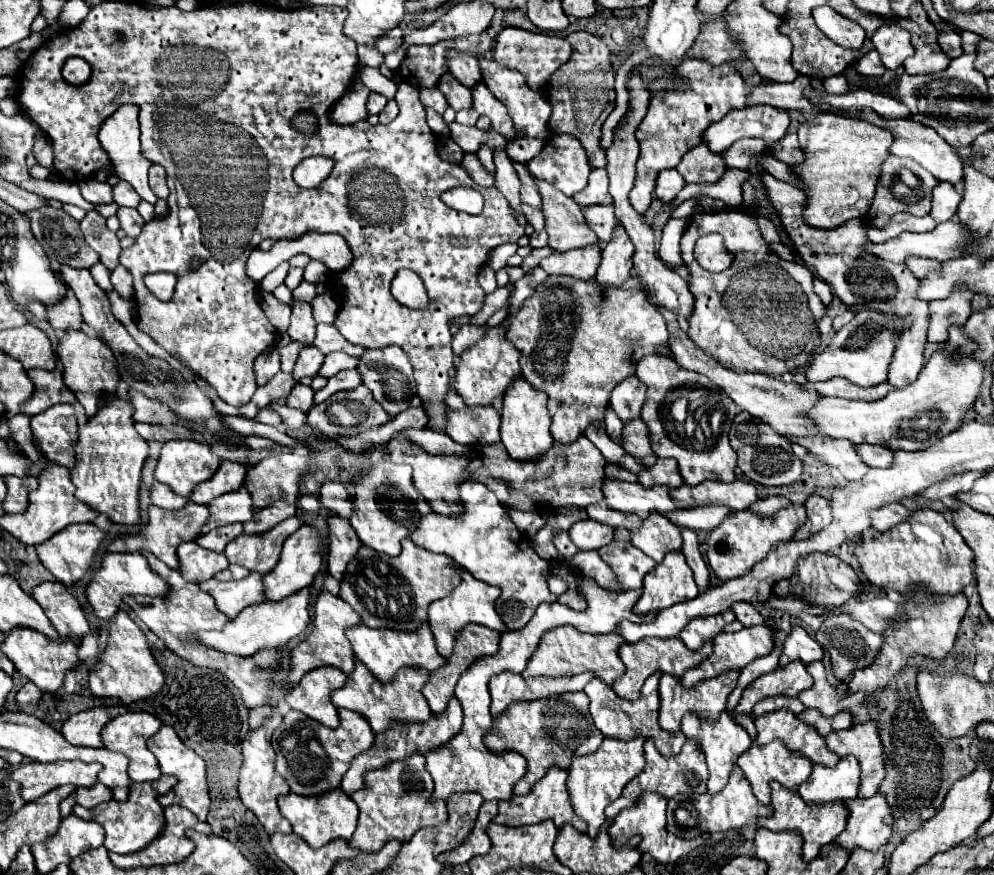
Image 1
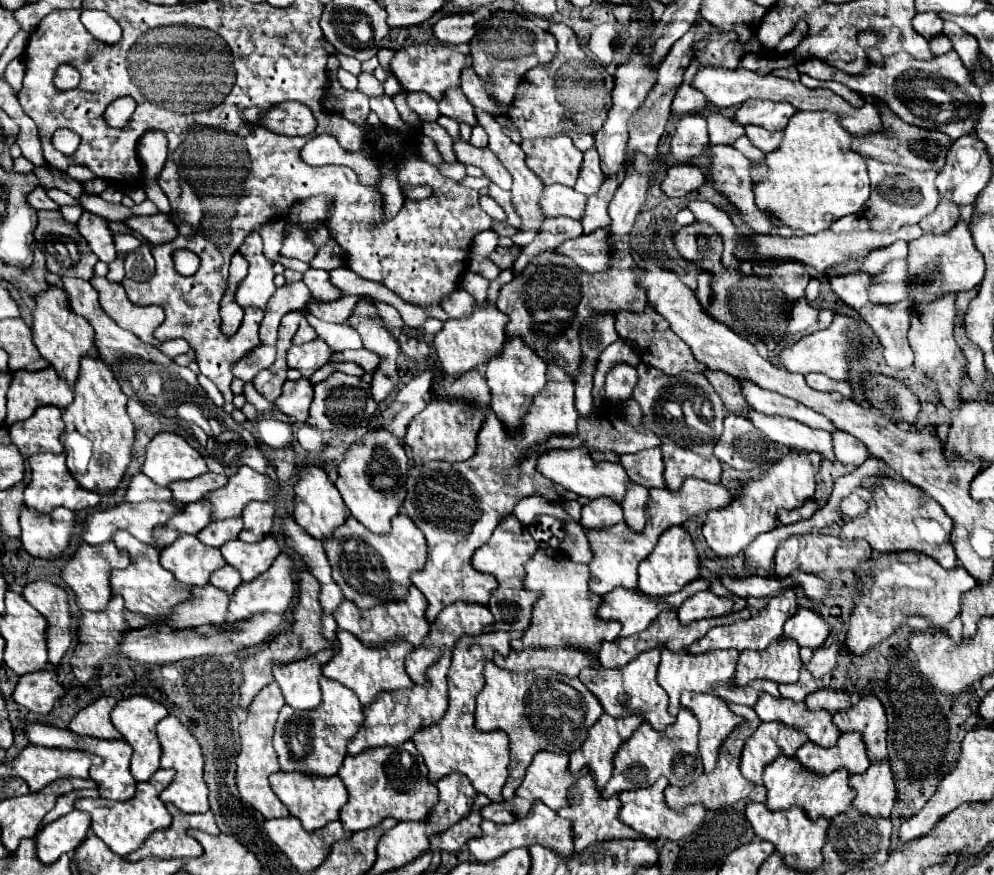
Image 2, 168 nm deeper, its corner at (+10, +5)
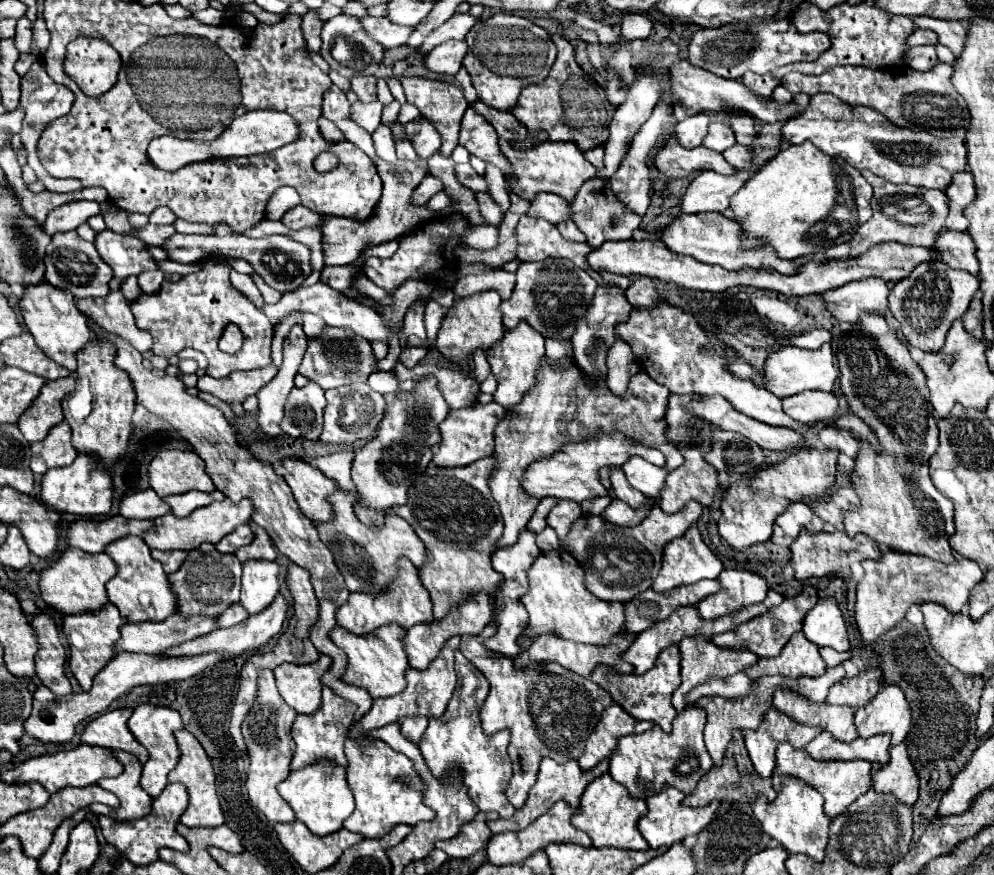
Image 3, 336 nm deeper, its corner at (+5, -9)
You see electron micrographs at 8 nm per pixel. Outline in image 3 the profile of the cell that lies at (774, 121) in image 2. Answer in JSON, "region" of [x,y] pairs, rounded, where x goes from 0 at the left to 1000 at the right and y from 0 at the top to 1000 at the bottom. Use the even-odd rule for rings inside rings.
{"region":[[[821,107],[811,128],[787,139],[787,155],[793,165],[815,160],[827,174],[849,181],[863,194],[875,194],[897,210],[918,210],[950,217],[958,208],[958,199],[972,192],[972,169],[966,158],[940,158],[934,151],[918,151],[895,142],[885,128],[863,121],[857,126],[837,107]]]}

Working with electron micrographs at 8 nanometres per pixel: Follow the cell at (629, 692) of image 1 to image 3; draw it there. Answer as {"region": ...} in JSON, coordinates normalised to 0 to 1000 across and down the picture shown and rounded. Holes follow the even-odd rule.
{"region":[[[775,674],[771,686],[765,688],[765,690],[757,690],[753,695],[746,695],[744,699],[738,699],[736,704],[726,704],[724,709],[704,709],[700,704],[700,693],[692,693],[692,695],[682,695],[680,699],[676,699],[676,704],[672,704],[672,709],[664,711],[664,713],[658,713],[656,718],[648,720],[646,725],[640,727],[640,734],[634,736],[634,741],[630,745],[626,745],[626,754],[636,759],[638,761],[638,770],[648,770],[650,766],[654,766],[664,747],[664,743],[676,738],[676,736],[682,736],[688,727],[708,727],[708,729],[714,729],[716,725],[724,725],[724,722],[732,722],[732,718],[740,718],[740,713],[748,713],[748,709],[759,709],[761,704],[765,704],[765,699],[773,699],[773,695],[779,695],[781,690],[785,690],[789,683],[787,679]]]}

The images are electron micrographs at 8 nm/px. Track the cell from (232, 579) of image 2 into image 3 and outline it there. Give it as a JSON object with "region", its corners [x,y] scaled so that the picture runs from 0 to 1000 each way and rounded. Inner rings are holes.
{"region":[[[237,688],[237,690],[233,690],[225,702],[219,704],[219,713],[221,713],[221,718],[229,718],[229,715],[241,713],[241,711],[247,709],[247,706],[249,706],[249,699],[245,699],[243,690]]]}

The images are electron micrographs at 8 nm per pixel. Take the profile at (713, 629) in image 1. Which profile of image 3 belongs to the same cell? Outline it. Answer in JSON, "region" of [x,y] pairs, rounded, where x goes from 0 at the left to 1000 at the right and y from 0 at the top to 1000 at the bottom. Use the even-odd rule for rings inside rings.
{"region":[[[726,651],[722,663],[728,665],[726,674],[700,693],[706,709],[720,709],[724,704],[742,699],[748,693],[763,690],[771,683],[773,677],[771,663],[753,651]]]}

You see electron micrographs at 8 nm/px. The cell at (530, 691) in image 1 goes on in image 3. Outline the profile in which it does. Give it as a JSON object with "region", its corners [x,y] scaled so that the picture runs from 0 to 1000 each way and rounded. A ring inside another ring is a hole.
{"region":[[[620,725],[620,731],[612,738],[594,738],[594,736],[579,736],[579,734],[573,734],[573,731],[565,731],[561,727],[543,727],[541,731],[535,734],[535,738],[531,743],[527,743],[523,750],[517,752],[517,763],[519,766],[527,766],[531,759],[537,759],[537,757],[545,757],[545,759],[551,759],[551,757],[561,757],[563,761],[571,763],[573,768],[579,768],[588,775],[592,775],[596,770],[596,766],[604,759],[610,759],[614,763],[618,763],[622,770],[634,770],[636,768],[636,759],[628,757],[624,752],[624,747],[636,736],[636,731],[628,729],[626,725]]]}

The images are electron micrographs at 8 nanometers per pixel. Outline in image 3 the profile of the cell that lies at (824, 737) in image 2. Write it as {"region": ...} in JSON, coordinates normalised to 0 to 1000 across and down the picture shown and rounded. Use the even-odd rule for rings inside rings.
{"region":[[[783,789],[779,793],[777,807],[783,814],[791,816],[793,821],[801,823],[803,827],[829,832],[845,848],[857,848],[863,843],[859,825],[857,825],[859,809],[837,807],[837,805],[817,805],[793,789]]]}

